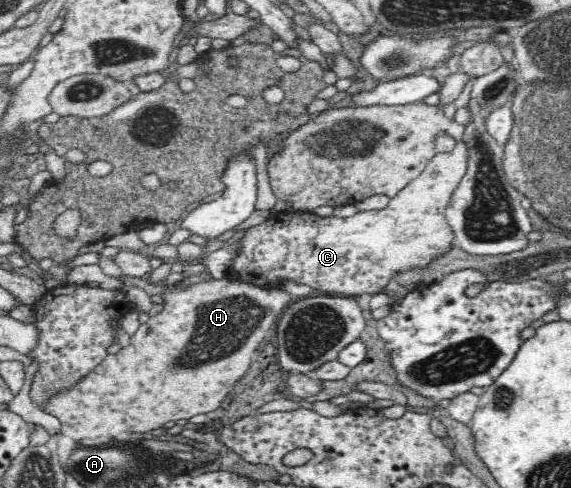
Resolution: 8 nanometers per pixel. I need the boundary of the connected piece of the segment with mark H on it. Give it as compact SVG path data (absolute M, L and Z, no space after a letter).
M120 275L125 287L138 286L151 297L160 297L163 304L161 312L139 325L130 335L129 345L114 355L109 353L95 365L85 377L81 377L71 387L57 389L47 397L45 403L37 407L50 413L61 422L60 433L79 443L93 443L99 440L115 439L120 433L144 433L158 430L170 421L189 420L199 413L209 413L221 407L221 401L235 387L235 383L248 372L252 357L259 343L271 335L285 307L294 301L293 295L271 287L253 286L237 280L234 276L221 279L201 279L189 286L165 284L150 285L141 276Z

